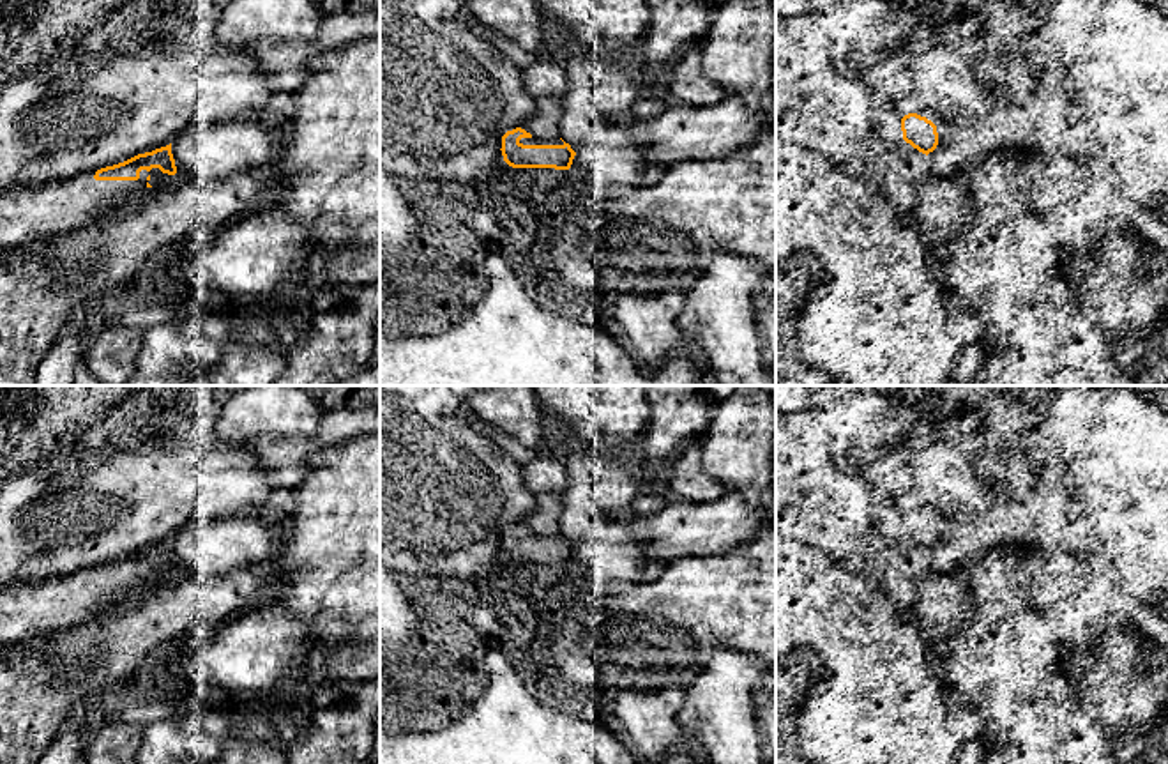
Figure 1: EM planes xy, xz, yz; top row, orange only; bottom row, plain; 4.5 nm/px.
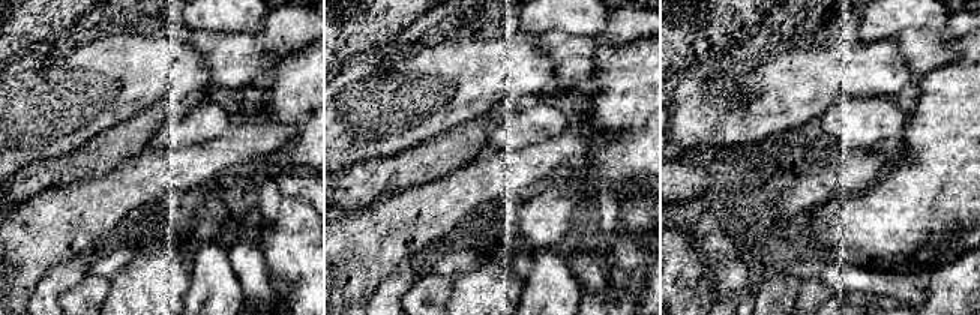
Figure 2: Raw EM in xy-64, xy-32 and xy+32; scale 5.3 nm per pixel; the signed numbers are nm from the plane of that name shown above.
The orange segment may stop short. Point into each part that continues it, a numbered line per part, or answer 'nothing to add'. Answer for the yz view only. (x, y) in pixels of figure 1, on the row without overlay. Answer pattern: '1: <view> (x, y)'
1: yz (939, 517)

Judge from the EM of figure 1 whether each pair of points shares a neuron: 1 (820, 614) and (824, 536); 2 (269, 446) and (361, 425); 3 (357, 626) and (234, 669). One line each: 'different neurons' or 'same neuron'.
1: different neurons
2: same neuron
3: same neuron

